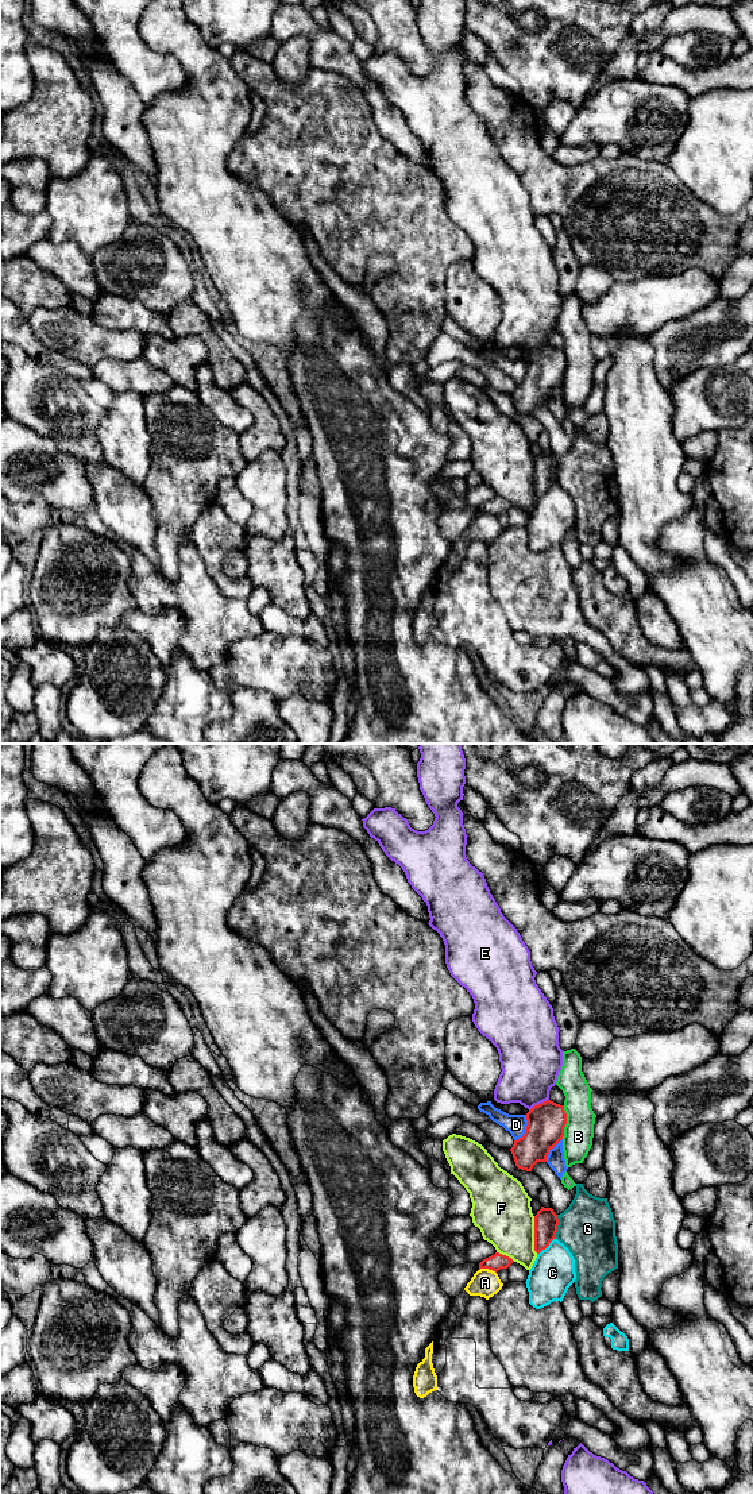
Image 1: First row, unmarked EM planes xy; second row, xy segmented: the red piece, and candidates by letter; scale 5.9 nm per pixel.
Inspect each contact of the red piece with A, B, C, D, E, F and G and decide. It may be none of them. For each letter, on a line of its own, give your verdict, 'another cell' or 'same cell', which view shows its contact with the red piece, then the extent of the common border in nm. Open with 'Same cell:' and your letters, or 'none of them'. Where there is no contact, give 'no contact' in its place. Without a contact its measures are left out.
Same cell: none of them
A: another cell; contact in xy; length 110 nm
B: another cell; contact in xy; length 200 nm
C: another cell; contact in xy; length 150 nm
D: another cell; contact in xy; length 180 nm
E: another cell; contact in xy; length 140 nm
F: another cell; contact in xy; length 220 nm
G: another cell; contact in xy; length 140 nm

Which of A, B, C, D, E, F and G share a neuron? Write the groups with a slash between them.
A / B / C / D / E / F / G

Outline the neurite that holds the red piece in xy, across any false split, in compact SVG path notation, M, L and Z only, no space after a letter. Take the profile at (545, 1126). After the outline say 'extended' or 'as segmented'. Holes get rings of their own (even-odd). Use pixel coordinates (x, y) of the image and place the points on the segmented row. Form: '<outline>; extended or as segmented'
M547 1100L526 1113L526 1131L510 1149L515 1166L532 1171L537 1162L547 1162L549 1150L564 1136L567 1113L564 1105Z; as segmented

